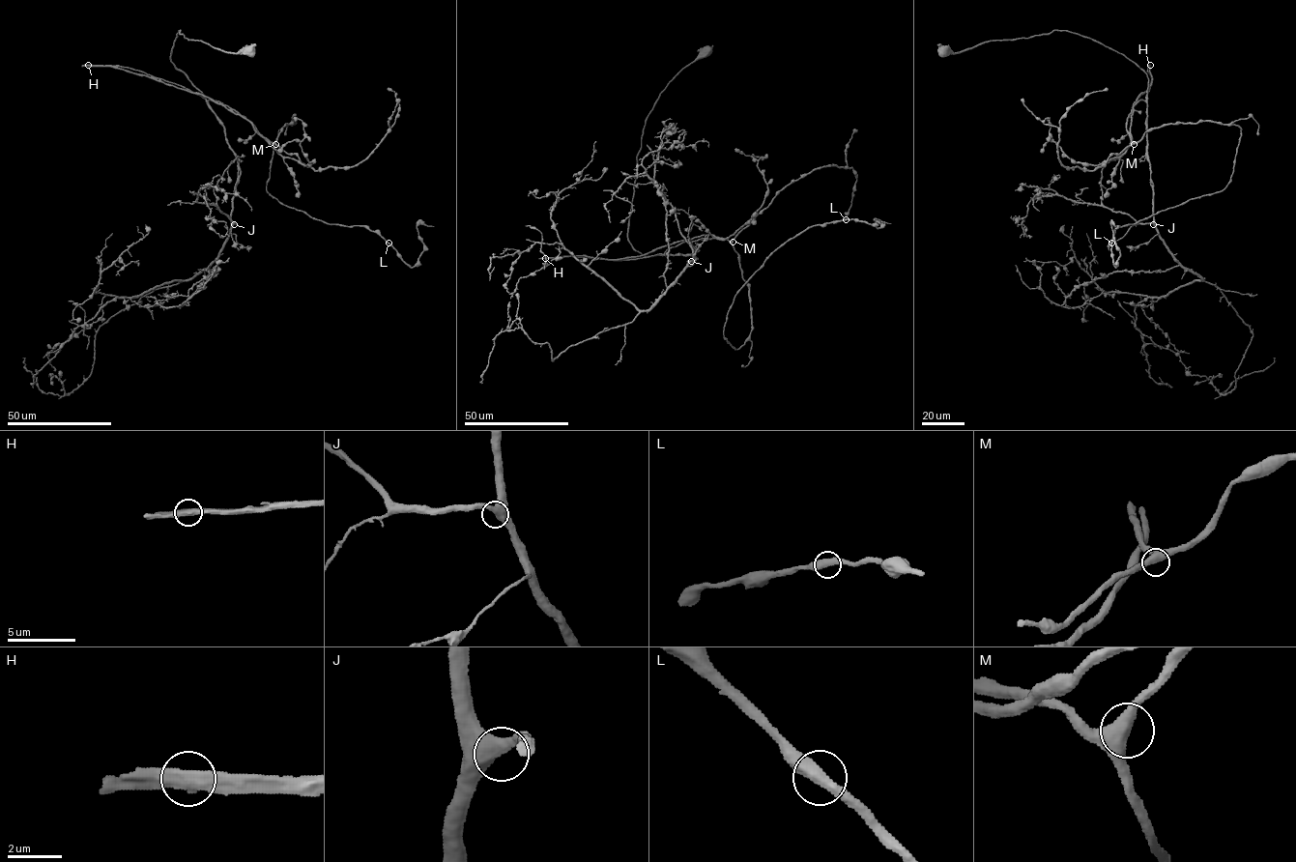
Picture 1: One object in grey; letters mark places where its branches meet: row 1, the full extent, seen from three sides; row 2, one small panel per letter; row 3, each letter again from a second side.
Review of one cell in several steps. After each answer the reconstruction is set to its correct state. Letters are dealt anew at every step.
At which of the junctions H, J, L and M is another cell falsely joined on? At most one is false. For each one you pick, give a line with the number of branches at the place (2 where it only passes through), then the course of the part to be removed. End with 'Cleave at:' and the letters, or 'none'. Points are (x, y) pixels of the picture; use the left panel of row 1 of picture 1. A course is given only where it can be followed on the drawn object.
H: Branches: 2. Course of the part to remove: (88, 65), (203, 95), (272, 142), (294, 121), (267, 191), (367, 227), (411, 268), (417, 226), (434, 226)
Cleave at: H

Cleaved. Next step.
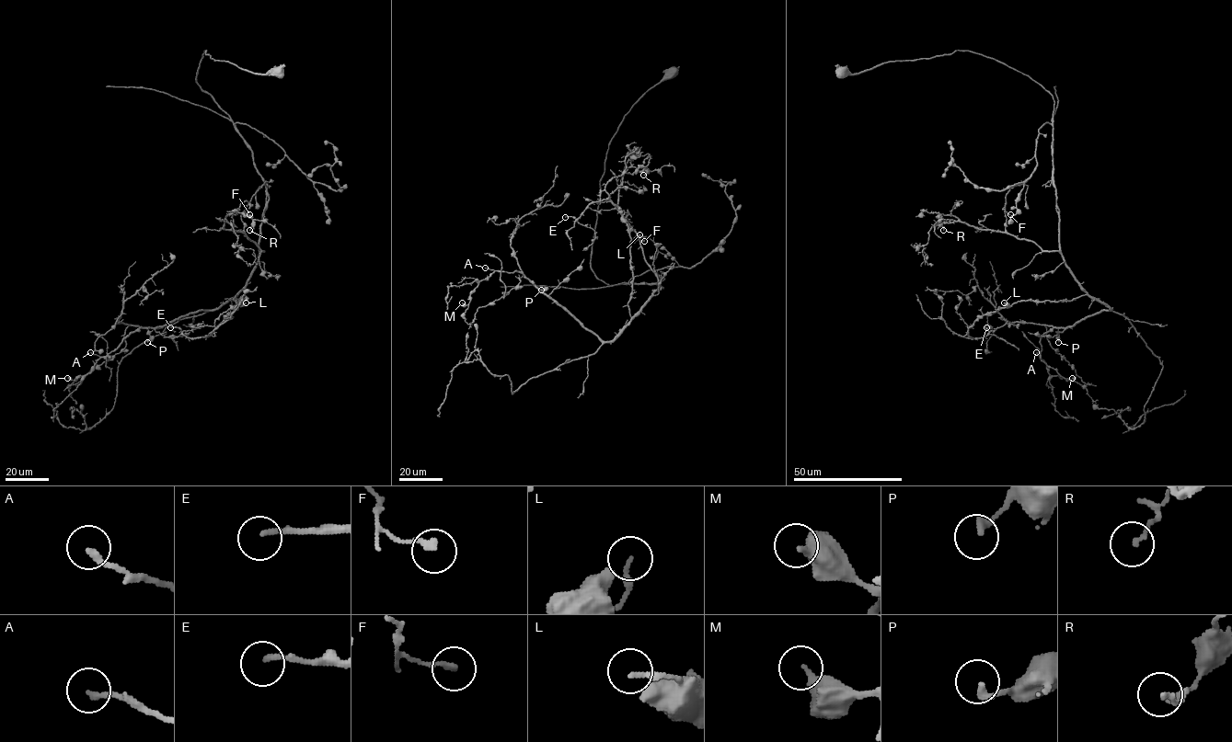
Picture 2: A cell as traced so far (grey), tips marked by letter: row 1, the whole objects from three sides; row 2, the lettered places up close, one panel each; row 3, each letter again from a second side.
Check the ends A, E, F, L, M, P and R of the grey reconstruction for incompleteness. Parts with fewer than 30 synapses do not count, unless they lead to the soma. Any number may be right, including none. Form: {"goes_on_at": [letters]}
{"goes_on_at": ["A"]}

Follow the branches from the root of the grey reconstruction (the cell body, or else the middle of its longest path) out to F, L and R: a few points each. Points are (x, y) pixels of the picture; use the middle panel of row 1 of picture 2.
F: (673, 73), (632, 106), (610, 142), (592, 270), (608, 285), (656, 290), (635, 236), (644, 241)
L: (673, 73), (624, 116), (600, 182), (592, 270), (608, 285), (661, 287), (632, 317), (629, 245), (639, 234)
R: (673, 73), (610, 142), (591, 261), (608, 285), (654, 291), (657, 275), (617, 209), (623, 173), (643, 175)

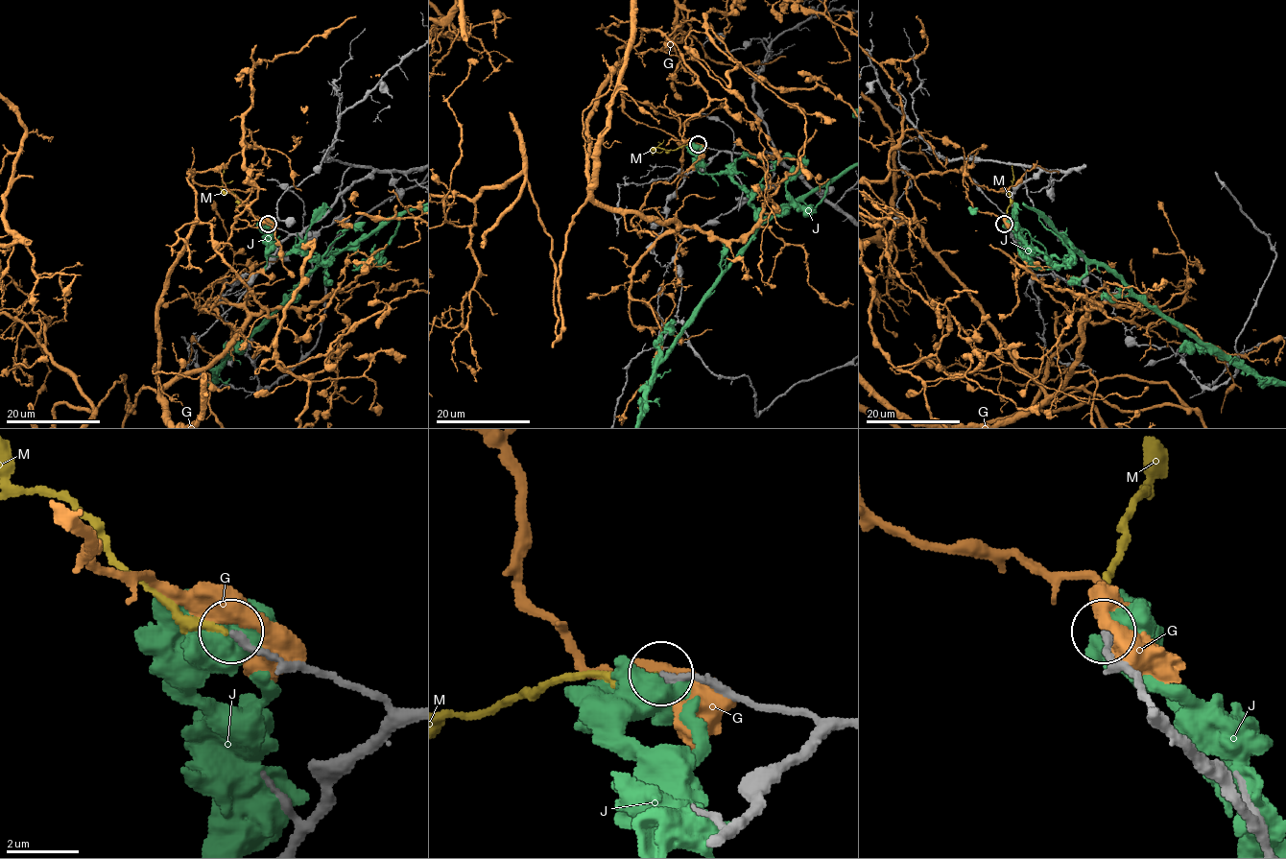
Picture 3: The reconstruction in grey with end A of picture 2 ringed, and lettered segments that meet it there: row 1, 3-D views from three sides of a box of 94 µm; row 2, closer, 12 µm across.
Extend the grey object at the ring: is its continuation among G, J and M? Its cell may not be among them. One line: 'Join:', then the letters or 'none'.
Join: M

